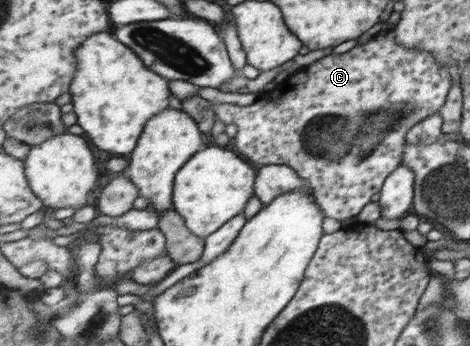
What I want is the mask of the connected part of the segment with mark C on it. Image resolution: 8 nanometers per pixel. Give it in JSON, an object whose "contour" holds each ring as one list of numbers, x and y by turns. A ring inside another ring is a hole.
{"contour":[[394,29,389,30,384,35,373,36,364,44,356,45,346,53,327,55,309,66,294,72,288,76,284,81,278,84,274,90,260,95,250,105,238,106,237,104,221,103,216,105,216,119,226,124,235,124,237,130,234,137,235,146,238,153,248,158,253,163,261,163,262,165,270,164,288,164,291,168,295,168,298,173,305,180,308,181,309,186,313,189,313,195,317,203,322,207,322,210,329,218,335,218,339,222,348,220,357,216,371,200,377,192,381,192,388,176,404,162,405,143,408,132,425,120,428,116,433,116,440,112,445,106,451,90,451,74,447,69,447,65,440,63,433,53,429,51,422,51,419,49,412,49,397,42,396,32]]}

